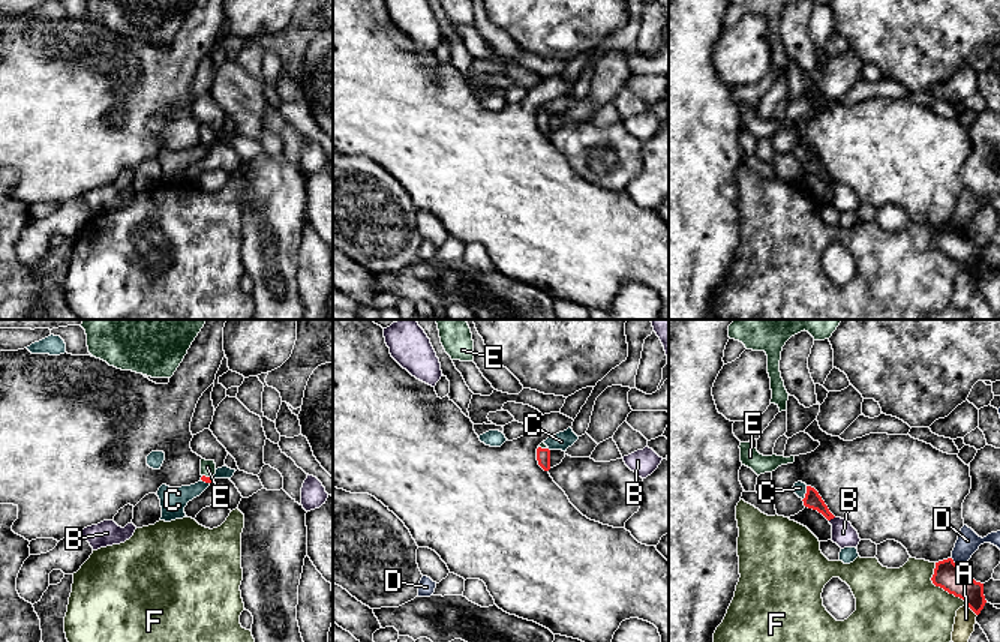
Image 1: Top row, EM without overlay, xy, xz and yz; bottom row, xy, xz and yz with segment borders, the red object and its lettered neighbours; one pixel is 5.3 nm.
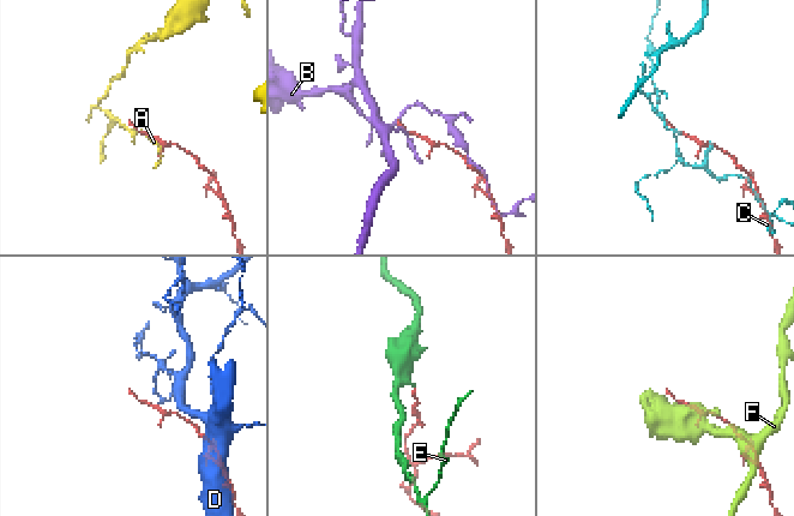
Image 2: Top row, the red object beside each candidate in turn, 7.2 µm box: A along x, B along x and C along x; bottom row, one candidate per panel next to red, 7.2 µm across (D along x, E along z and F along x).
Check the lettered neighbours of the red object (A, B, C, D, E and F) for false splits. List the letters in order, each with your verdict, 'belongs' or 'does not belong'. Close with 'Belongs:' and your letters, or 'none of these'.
A: does not belong
B: does not belong
C: does not belong
D: does not belong
E: belongs
F: does not belong
Belongs: E

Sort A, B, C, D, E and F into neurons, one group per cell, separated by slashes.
A / B / C / D / E / F

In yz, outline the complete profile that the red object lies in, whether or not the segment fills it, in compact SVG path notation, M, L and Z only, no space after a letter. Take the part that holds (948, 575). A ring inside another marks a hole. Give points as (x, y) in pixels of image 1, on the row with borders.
M952 558L936 562L931 580L936 586L963 598L976 615L981 614L987 603L984 584L976 582L964 568L960 568Z

